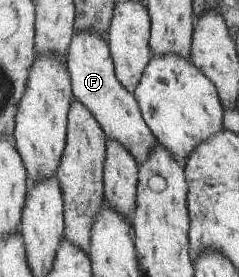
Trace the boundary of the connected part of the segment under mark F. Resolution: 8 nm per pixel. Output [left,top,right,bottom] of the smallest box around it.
[65,32,157,161]

